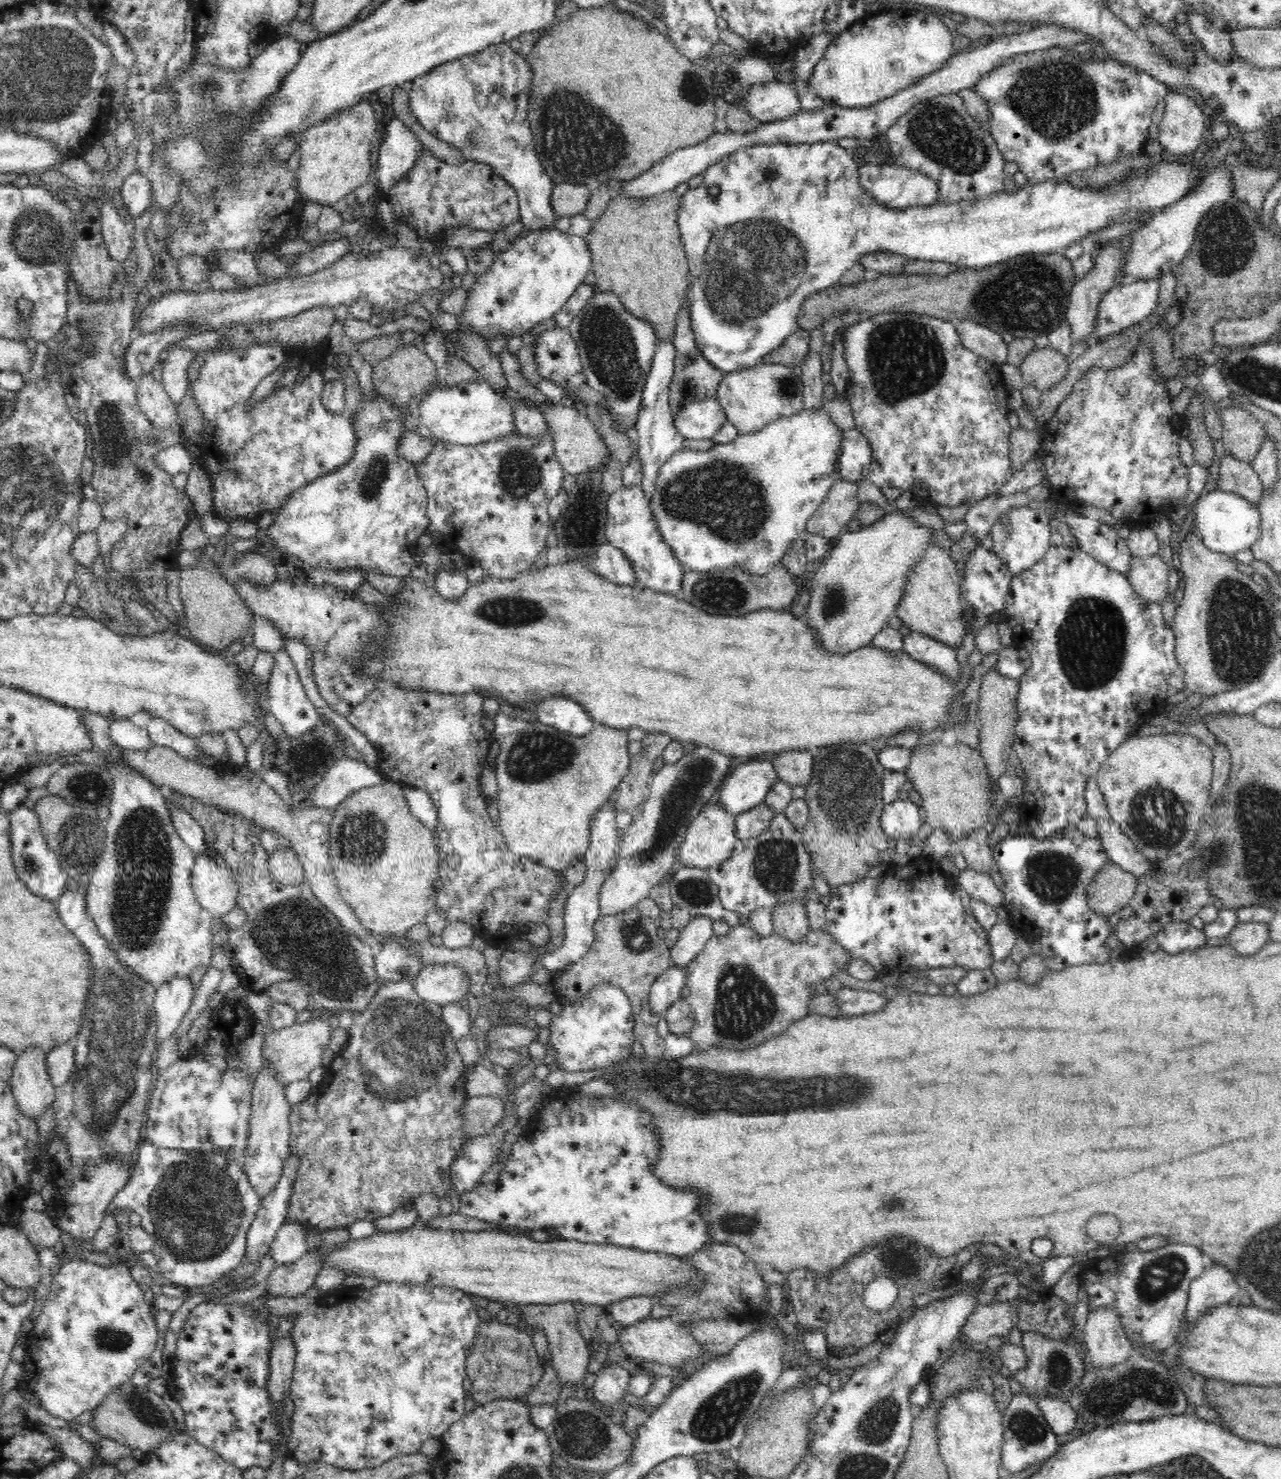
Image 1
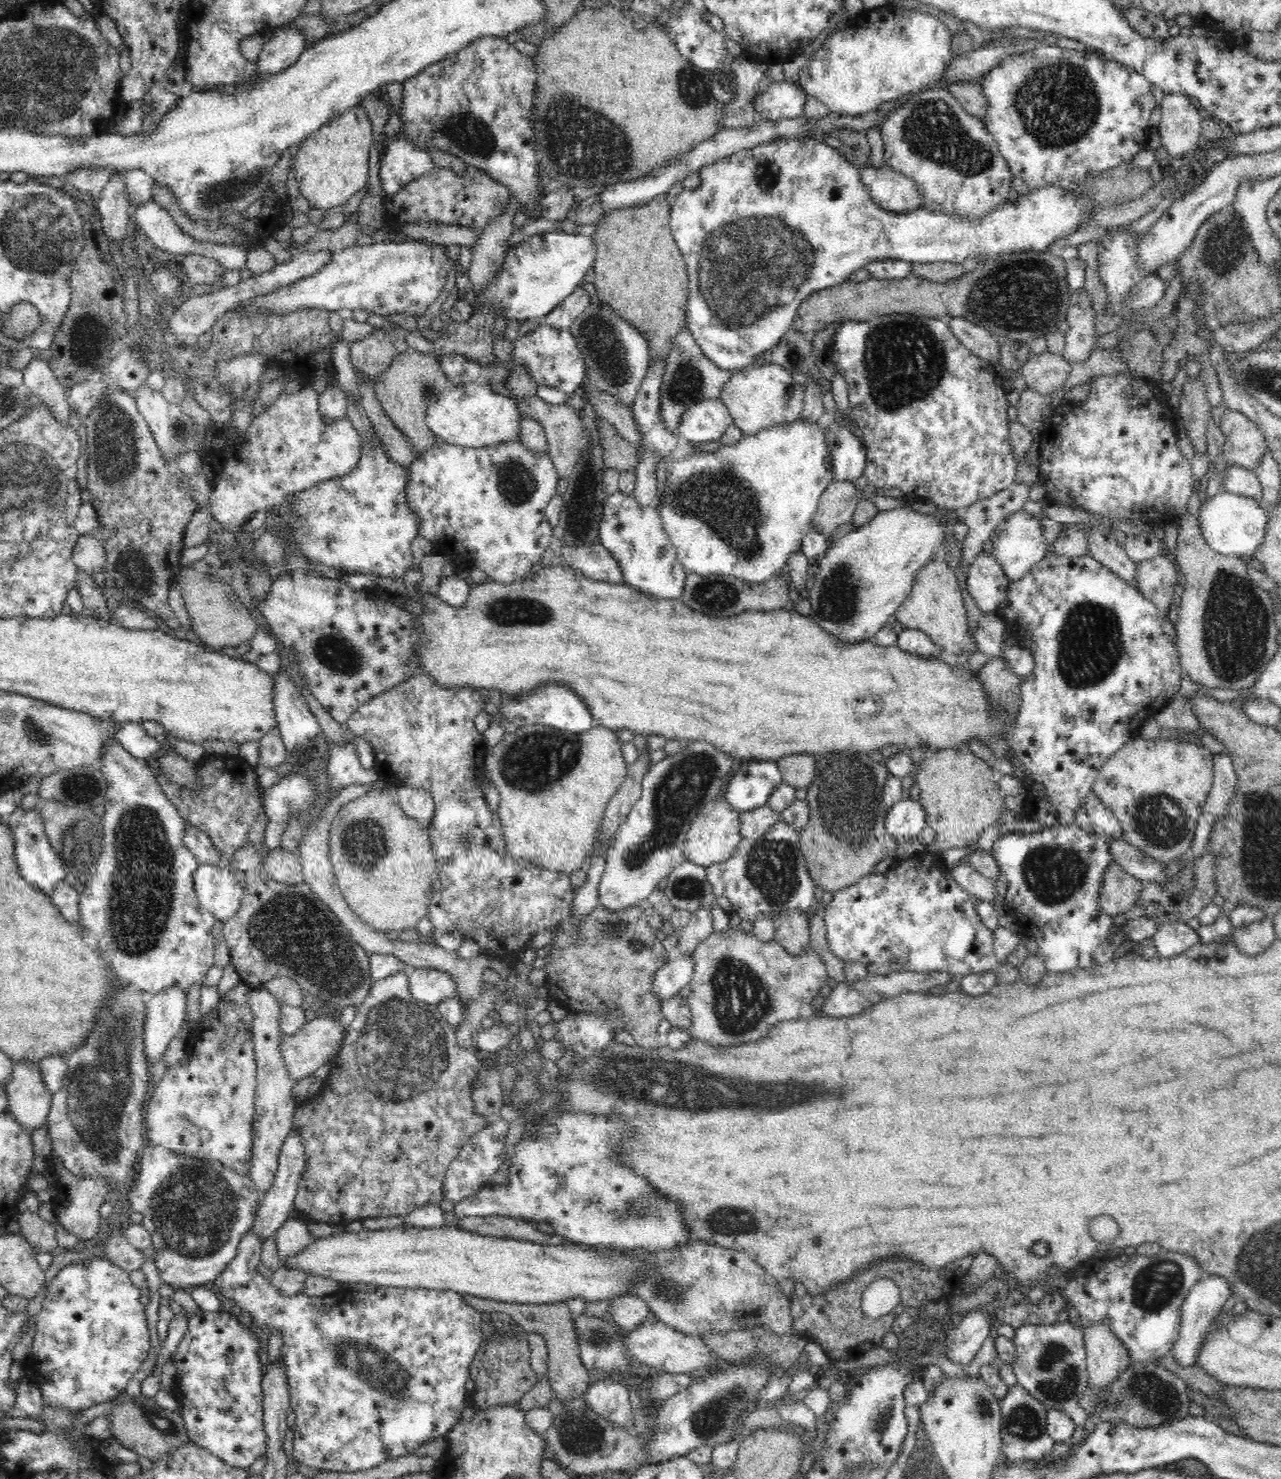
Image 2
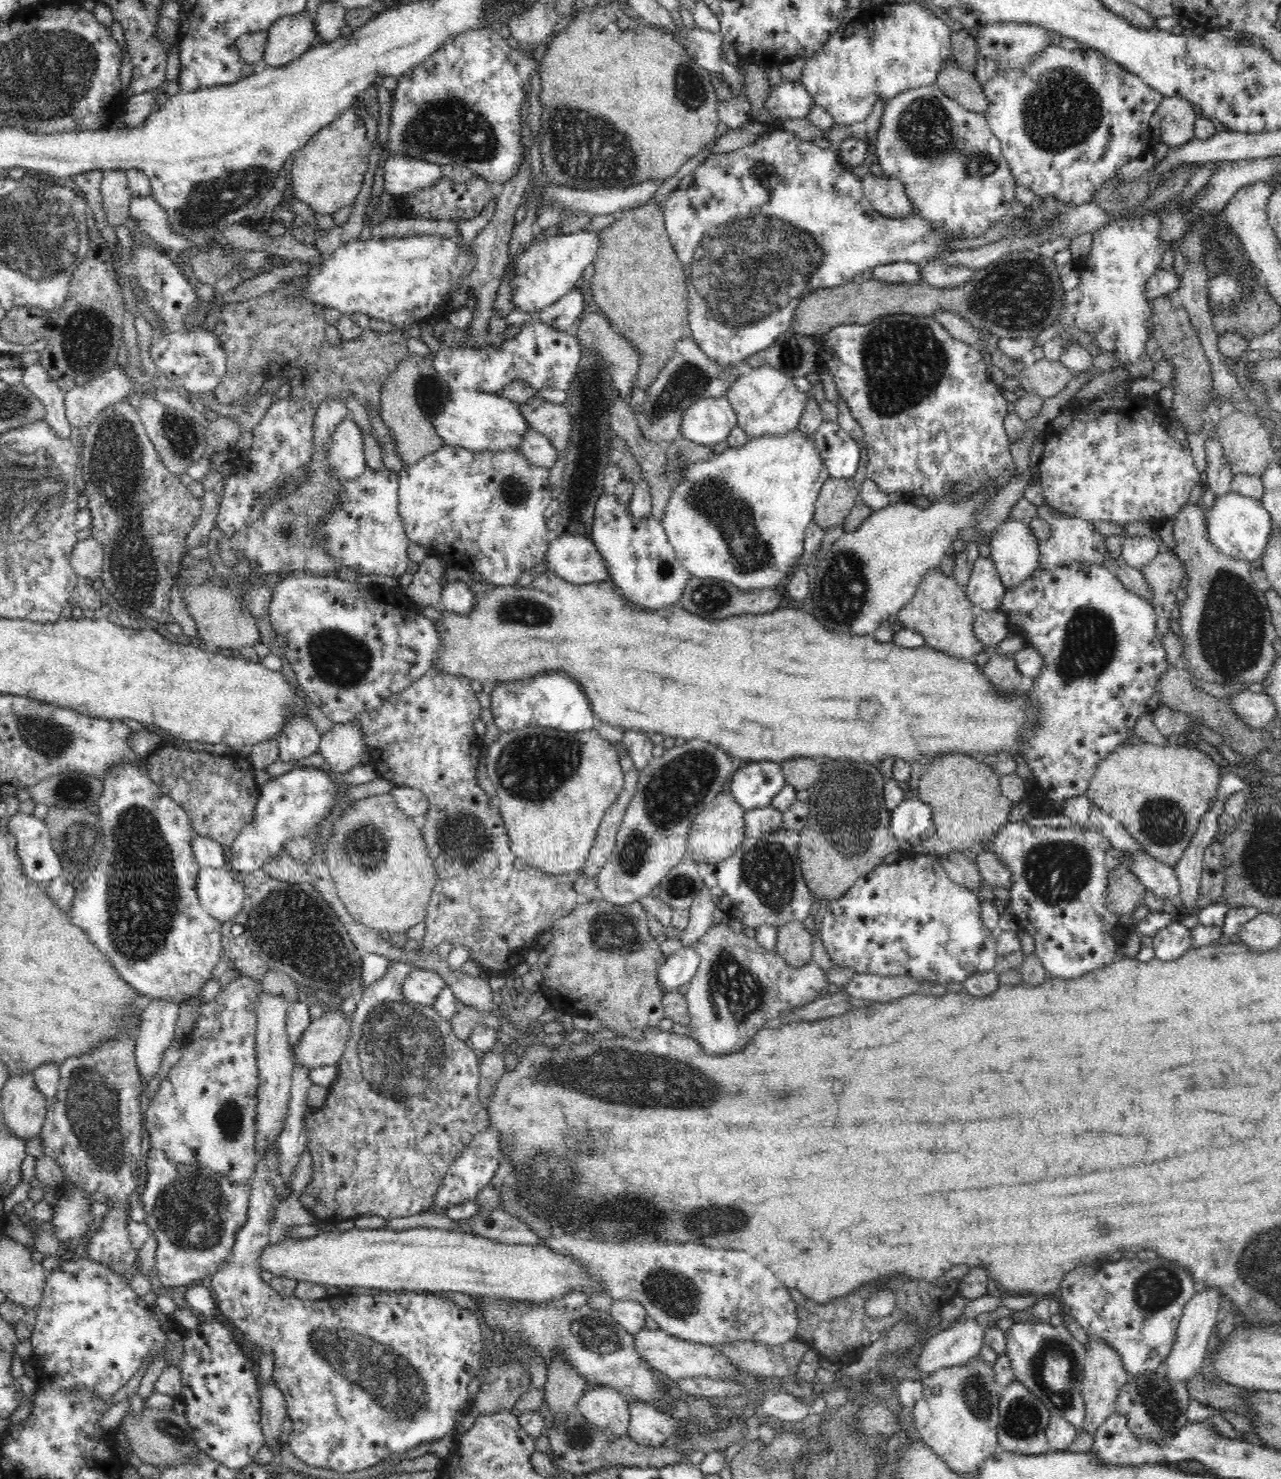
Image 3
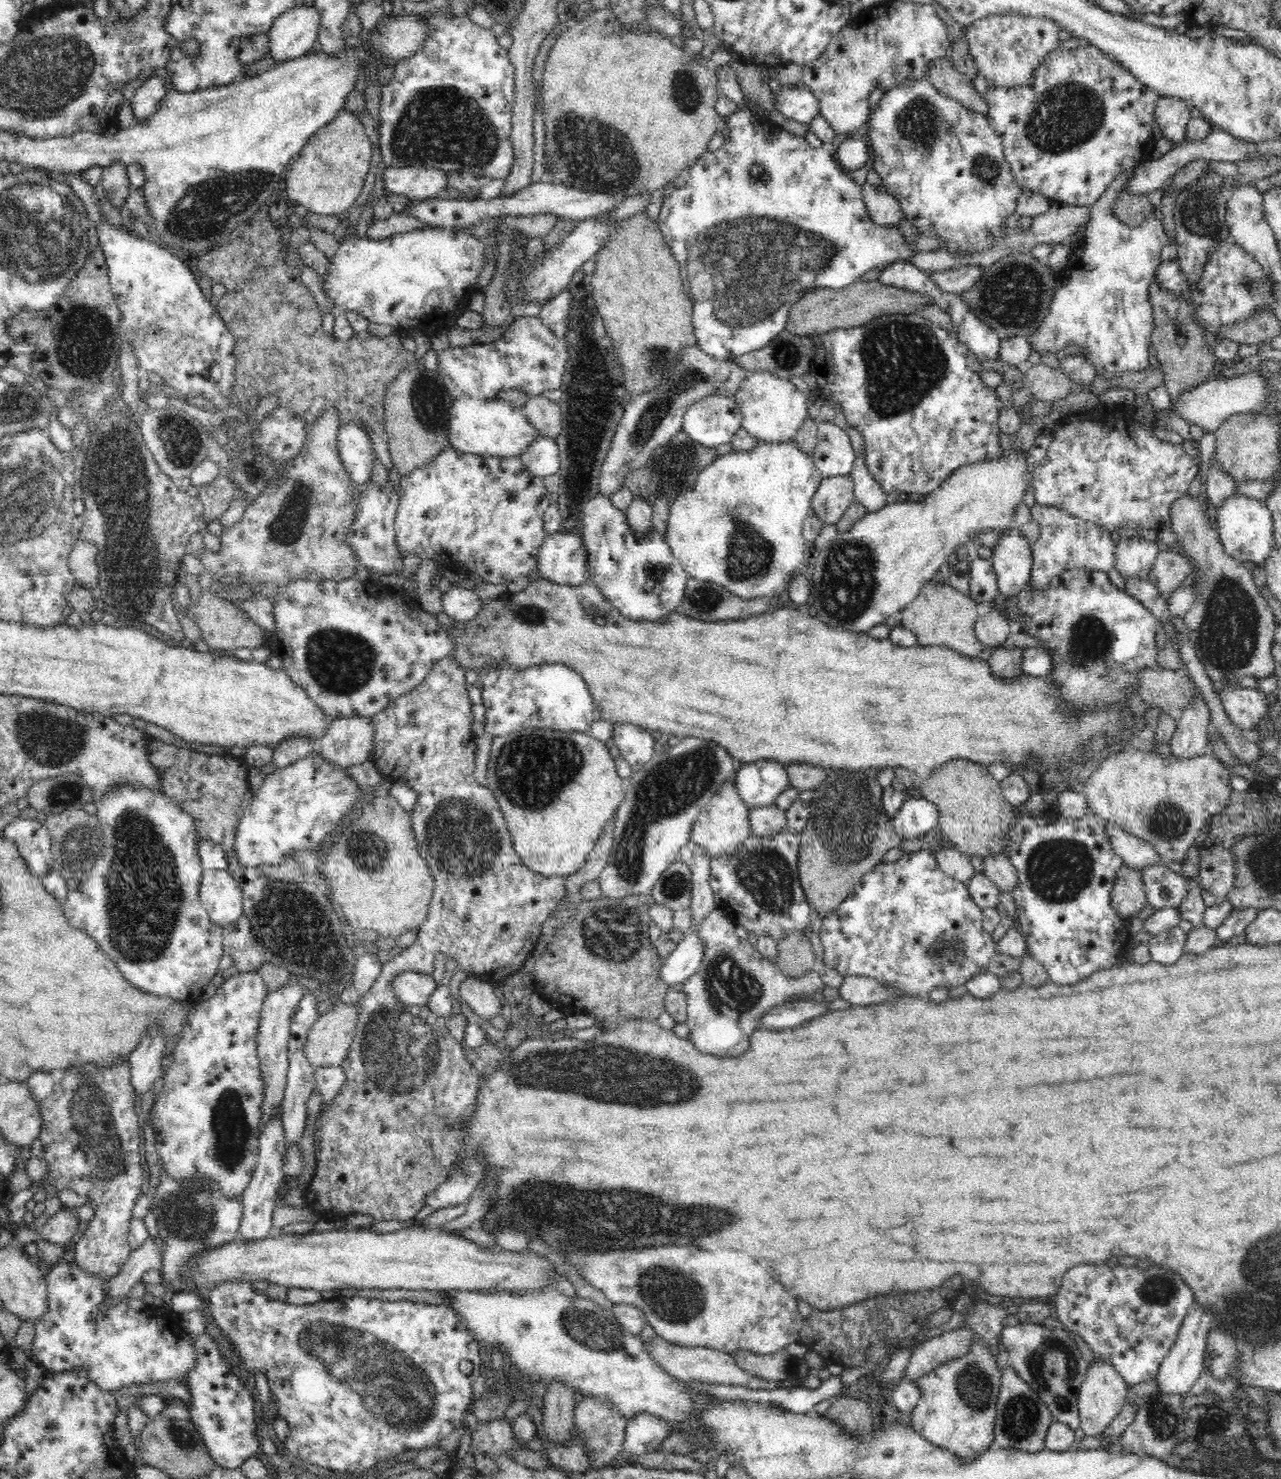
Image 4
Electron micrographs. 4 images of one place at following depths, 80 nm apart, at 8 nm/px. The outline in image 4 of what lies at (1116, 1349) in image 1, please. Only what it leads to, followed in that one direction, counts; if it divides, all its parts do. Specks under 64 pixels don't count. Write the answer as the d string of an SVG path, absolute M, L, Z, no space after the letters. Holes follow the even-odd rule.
M1099 1358L1096 1360L1095 1363L1089 1365L1086 1378L1084 1378L1079 1390L1079 1427L1082 1428L1086 1436L1100 1437L1104 1430L1110 1426L1110 1422L1120 1414L1122 1407L1125 1406L1128 1386L1126 1381L1116 1372L1111 1362Z

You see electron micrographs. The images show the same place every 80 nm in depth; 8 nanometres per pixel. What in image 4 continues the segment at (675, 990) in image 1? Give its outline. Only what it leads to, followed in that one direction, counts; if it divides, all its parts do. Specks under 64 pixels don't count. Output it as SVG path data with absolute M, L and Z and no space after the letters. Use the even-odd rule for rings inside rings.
M690 932L663 961L660 971L662 980L670 986L685 983L702 966L704 943L697 932Z

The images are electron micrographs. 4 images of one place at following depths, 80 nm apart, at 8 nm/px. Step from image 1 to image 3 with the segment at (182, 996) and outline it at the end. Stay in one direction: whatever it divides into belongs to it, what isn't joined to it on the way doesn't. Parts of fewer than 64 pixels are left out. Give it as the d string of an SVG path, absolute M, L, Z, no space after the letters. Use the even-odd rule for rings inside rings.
M152 999L141 1013L136 1034L135 1059L143 1082L158 1074L166 1050L174 1041L180 1002Z

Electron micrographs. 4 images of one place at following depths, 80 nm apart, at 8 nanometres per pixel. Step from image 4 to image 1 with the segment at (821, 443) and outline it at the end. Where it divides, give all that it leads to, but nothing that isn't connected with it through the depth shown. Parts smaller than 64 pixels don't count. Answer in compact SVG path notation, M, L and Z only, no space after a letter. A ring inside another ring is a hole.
M856 428L843 430L837 462L841 480L859 483L867 475L871 460L868 439Z

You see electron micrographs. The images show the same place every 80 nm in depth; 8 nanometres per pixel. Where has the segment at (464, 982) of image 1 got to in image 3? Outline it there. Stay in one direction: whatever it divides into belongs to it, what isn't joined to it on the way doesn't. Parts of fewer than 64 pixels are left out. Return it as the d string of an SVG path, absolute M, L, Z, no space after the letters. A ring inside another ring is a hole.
M413 968L404 978L401 991L406 1000L416 1005L432 1005L444 985L446 985L445 980L437 972Z

